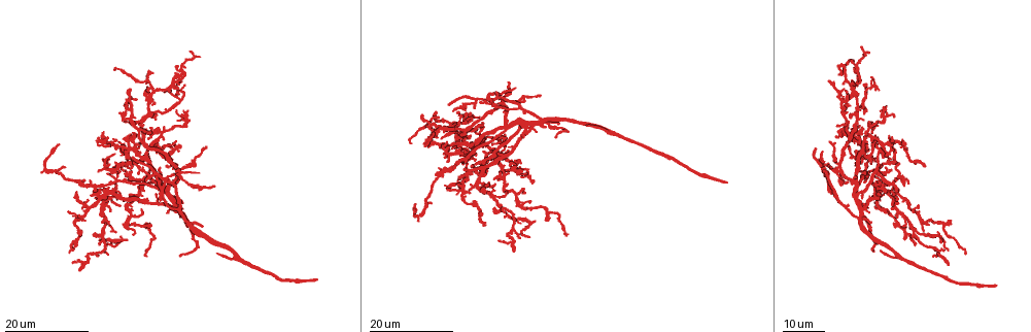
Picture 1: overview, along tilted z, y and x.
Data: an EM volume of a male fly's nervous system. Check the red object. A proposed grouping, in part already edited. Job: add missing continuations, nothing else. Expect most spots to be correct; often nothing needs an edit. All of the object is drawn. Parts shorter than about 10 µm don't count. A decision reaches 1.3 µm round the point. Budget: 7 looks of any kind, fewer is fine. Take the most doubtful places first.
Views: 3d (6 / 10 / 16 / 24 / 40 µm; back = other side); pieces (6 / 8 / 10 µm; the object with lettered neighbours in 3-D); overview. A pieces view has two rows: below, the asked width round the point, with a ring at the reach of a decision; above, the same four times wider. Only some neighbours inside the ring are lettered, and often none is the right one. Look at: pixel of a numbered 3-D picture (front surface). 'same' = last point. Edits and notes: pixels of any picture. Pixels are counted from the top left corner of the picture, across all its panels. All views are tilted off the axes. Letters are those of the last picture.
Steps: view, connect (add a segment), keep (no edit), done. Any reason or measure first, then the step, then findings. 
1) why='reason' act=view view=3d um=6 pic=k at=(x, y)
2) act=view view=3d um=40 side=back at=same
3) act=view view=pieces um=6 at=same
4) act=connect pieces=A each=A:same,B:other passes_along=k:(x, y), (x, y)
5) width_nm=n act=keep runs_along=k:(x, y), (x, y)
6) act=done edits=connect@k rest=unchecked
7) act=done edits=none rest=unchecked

why='an open end' act=view view=3d um=16 pic=1 at=(727, 181)

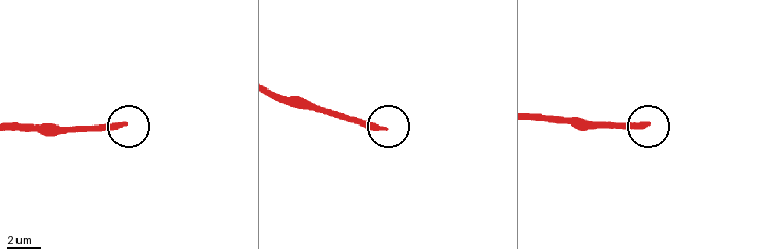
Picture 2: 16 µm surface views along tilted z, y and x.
why='see the neighbours' act=view view=pieces um=10 pic=2 at=(385, 129)

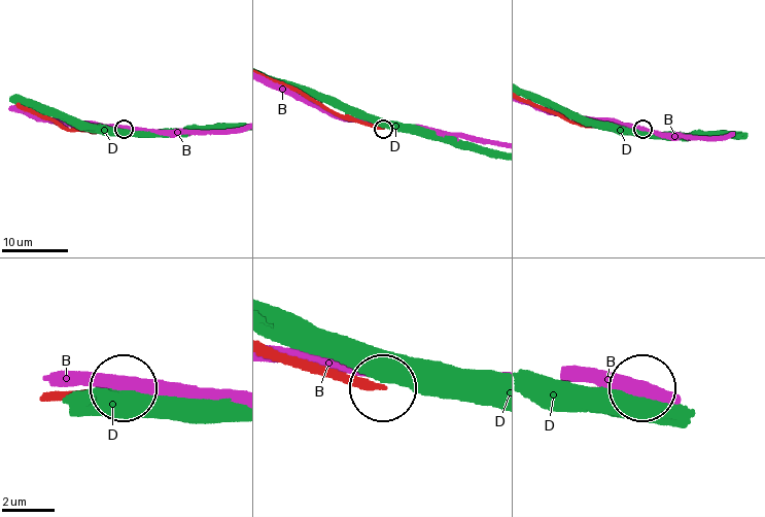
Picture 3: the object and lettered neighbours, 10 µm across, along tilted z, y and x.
act=keep each=B:other,D:other runs_along=3:(273, 350), (382, 387) found='none of them fits'

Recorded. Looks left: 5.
why='branch stops here' act=view view=3d um=16 pic=1 at=(830, 142)

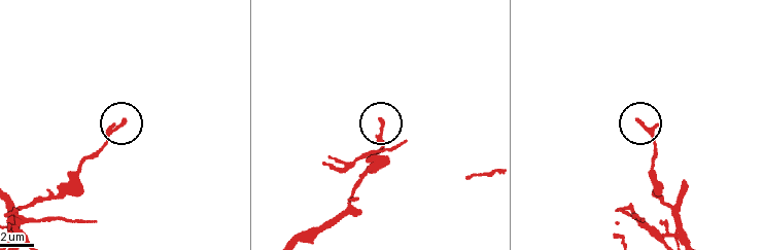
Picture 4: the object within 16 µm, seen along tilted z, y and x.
why='see the neighbours' act=view view=pieces um=8 pic=4 at=(125, 120)

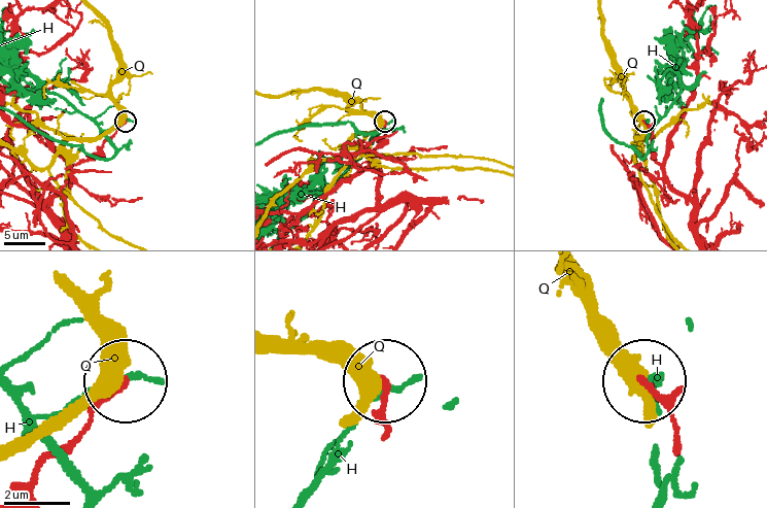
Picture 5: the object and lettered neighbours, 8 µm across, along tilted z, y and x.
act=keep each=H:other,Q:other runs_along=5:(382, 434), (383, 384) found='no lettered segment goes on from it'

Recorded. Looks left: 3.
why='an open end' act=view view=3d um=24 pic=1 at=(134, 159)

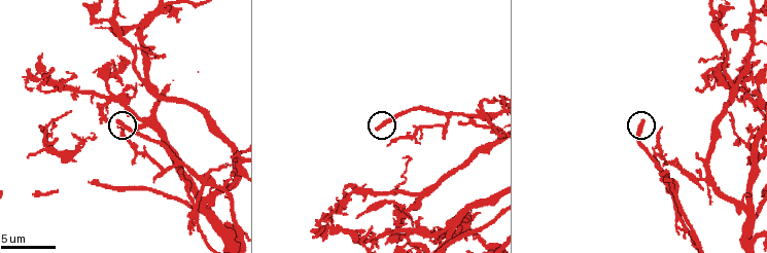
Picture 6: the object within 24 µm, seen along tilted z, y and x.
act=view view=3d um=10 pic=6 at=(644, 120)

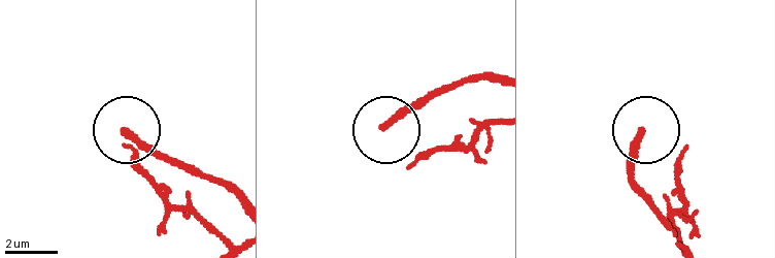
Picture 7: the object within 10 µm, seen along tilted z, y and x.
why='see the neighbours' act=view view=pieces um=10 pic=7 at=(127, 132)

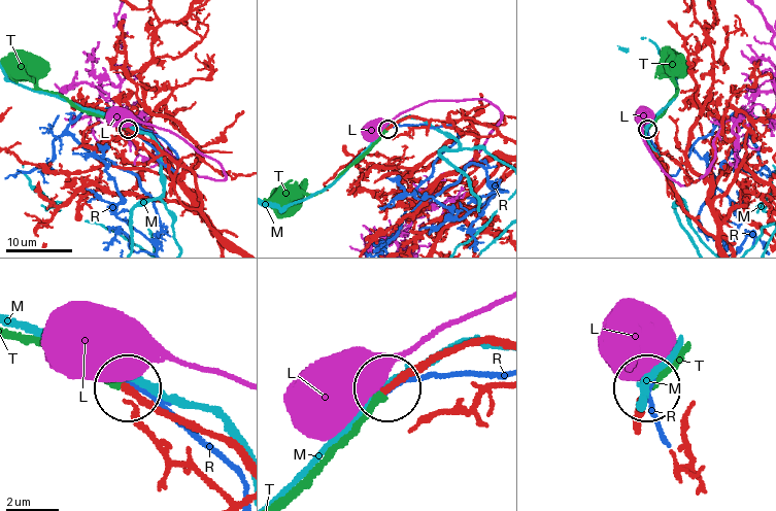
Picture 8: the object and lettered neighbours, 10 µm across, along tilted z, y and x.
act=connect pieces=T each=L:other,M:other,R:other,T:same passes_along=8:(464, 350), (423, 362), (382, 387), (355, 436), (288, 496) found='the neuron continues'

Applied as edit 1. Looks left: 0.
act=done edits=connect@8 rest=unchecked

